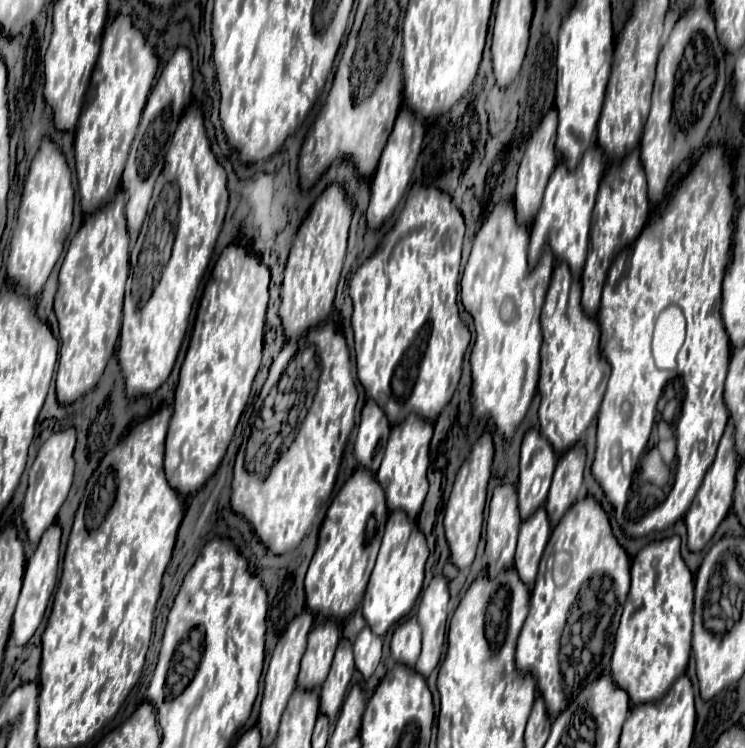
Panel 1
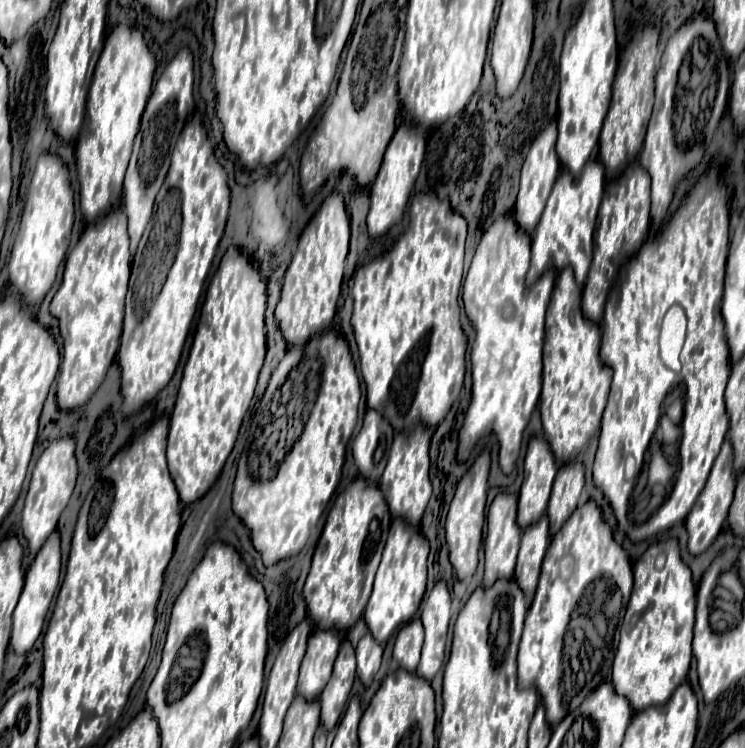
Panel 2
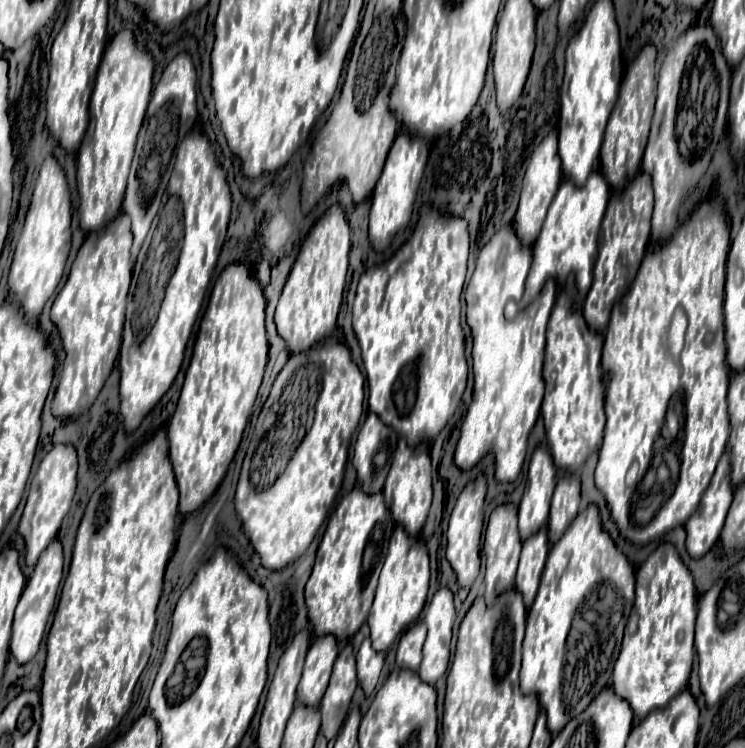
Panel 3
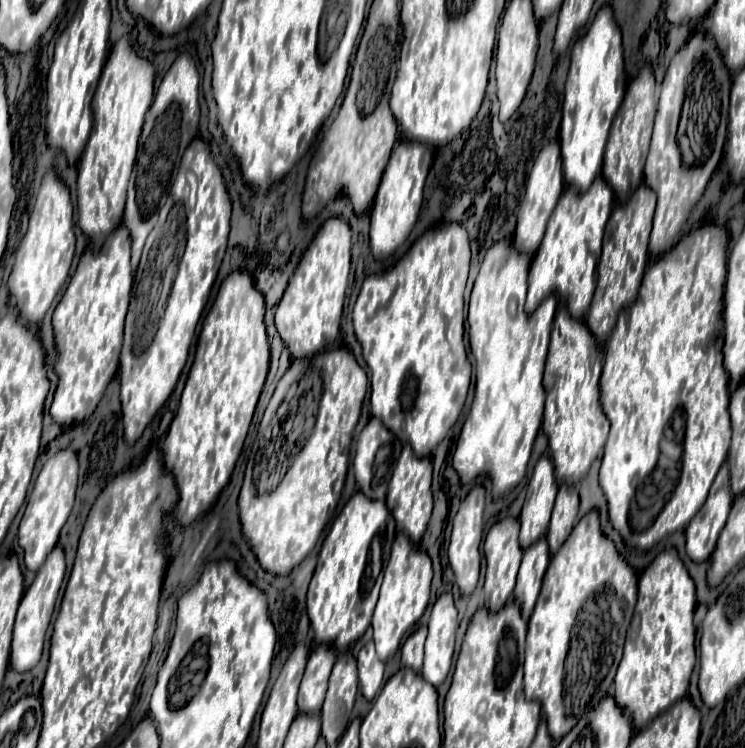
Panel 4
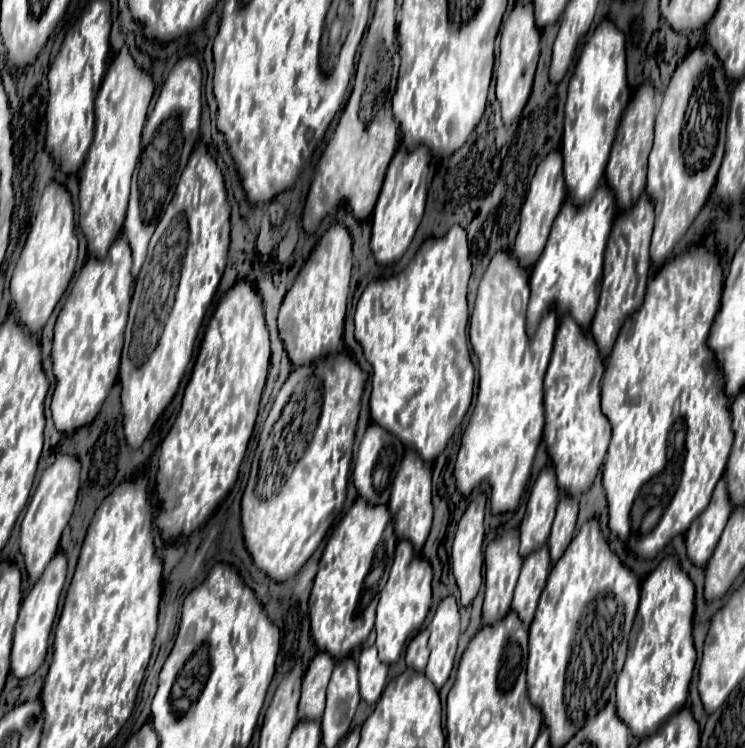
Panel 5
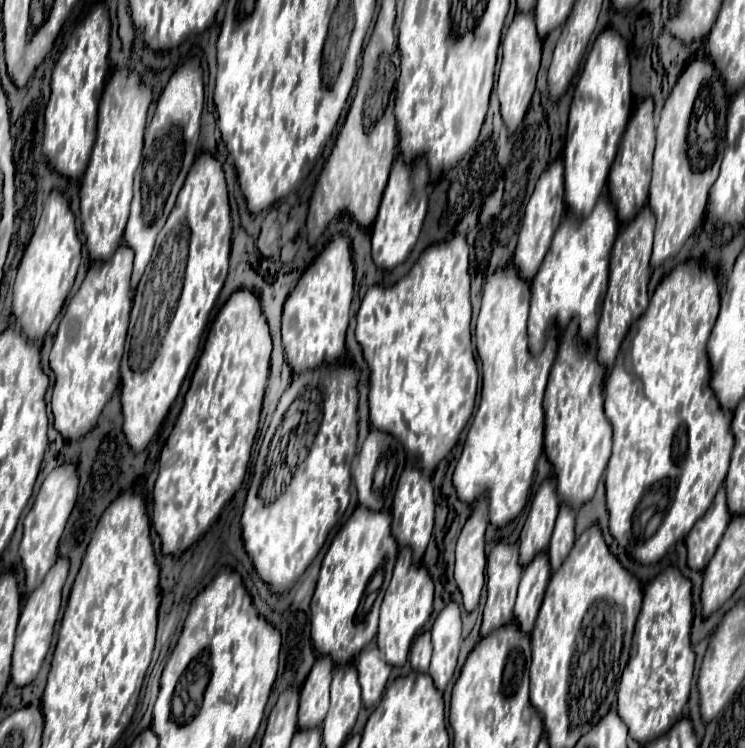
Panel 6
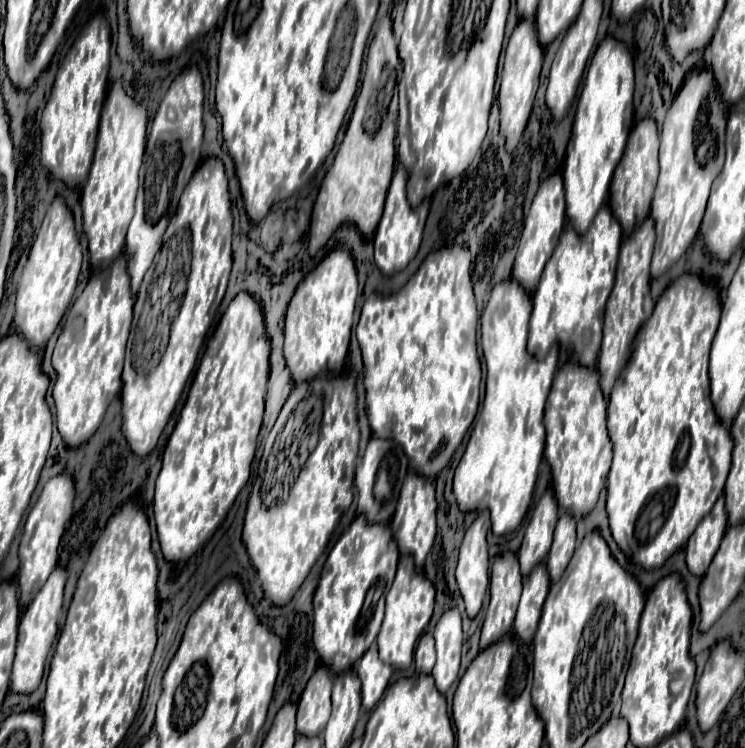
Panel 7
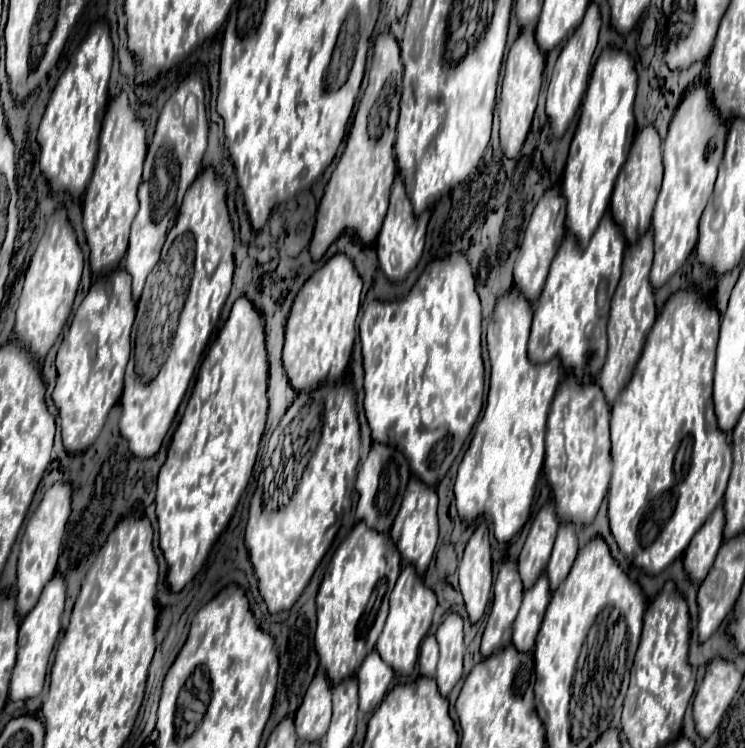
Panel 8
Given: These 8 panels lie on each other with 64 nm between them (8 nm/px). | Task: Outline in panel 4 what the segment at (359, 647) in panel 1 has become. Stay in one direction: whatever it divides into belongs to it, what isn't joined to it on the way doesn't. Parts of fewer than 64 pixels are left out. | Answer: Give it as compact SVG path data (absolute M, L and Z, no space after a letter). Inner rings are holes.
M366 642L366 646L358 654L358 680L360 680L360 692L366 700L372 700L382 684L384 676L384 662L378 660L374 652L374 644Z

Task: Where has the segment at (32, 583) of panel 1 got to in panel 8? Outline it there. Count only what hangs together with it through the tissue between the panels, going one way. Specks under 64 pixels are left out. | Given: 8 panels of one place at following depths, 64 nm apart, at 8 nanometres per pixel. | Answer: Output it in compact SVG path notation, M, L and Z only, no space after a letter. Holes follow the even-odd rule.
M54 574L54 580L50 580L50 584L46 584L46 588L42 590L38 604L24 616L20 624L18 658L16 658L16 666L13 668L10 679L10 700L26 700L42 692L48 658L52 654L54 642L60 632L60 614L64 610L64 600L66 600L66 580L64 576Z

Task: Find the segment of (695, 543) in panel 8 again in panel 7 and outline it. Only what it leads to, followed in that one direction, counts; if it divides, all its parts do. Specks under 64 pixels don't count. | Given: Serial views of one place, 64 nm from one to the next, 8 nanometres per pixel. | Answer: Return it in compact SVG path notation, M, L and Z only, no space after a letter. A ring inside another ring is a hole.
M720 496L716 500L714 508L710 510L710 514L706 514L706 518L696 526L696 530L688 538L686 564L692 574L704 576L704 572L708 570L708 566L720 546L720 540L722 540L726 528L728 528L726 508L724 508L724 500Z

